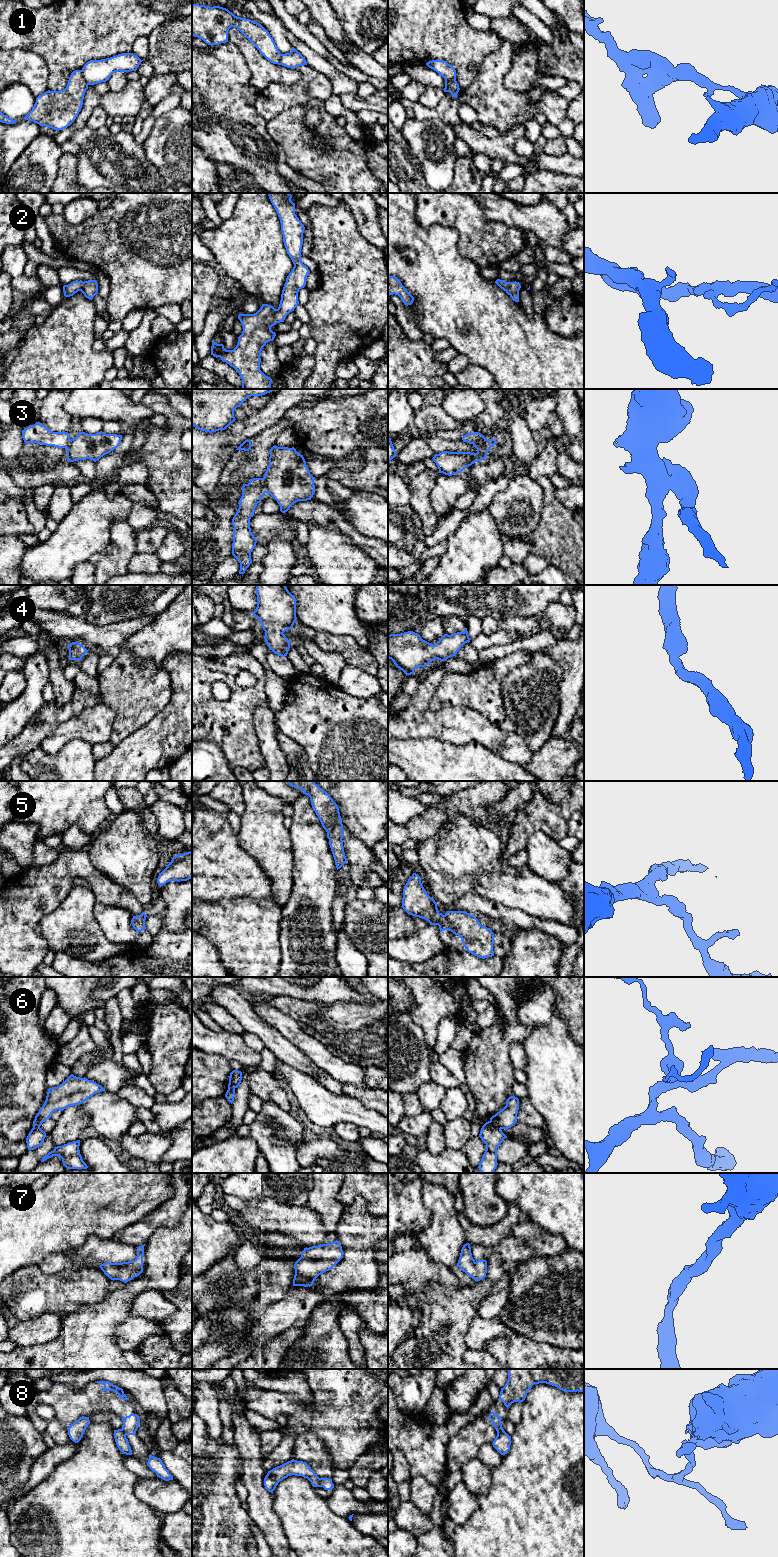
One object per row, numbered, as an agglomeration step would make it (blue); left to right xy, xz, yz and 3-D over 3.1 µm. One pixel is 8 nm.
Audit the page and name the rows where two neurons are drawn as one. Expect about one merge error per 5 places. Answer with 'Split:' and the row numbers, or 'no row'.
Split: 1, 3, 6, 8

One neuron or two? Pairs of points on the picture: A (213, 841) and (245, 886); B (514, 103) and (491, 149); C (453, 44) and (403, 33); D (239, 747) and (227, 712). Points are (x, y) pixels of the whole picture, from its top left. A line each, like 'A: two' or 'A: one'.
A: one
B: two
C: one
D: one

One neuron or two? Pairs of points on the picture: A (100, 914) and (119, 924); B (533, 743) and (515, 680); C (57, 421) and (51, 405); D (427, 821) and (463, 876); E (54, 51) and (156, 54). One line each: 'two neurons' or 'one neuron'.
A: one neuron
B: one neuron
C: one neuron
D: two neurons
E: two neurons

